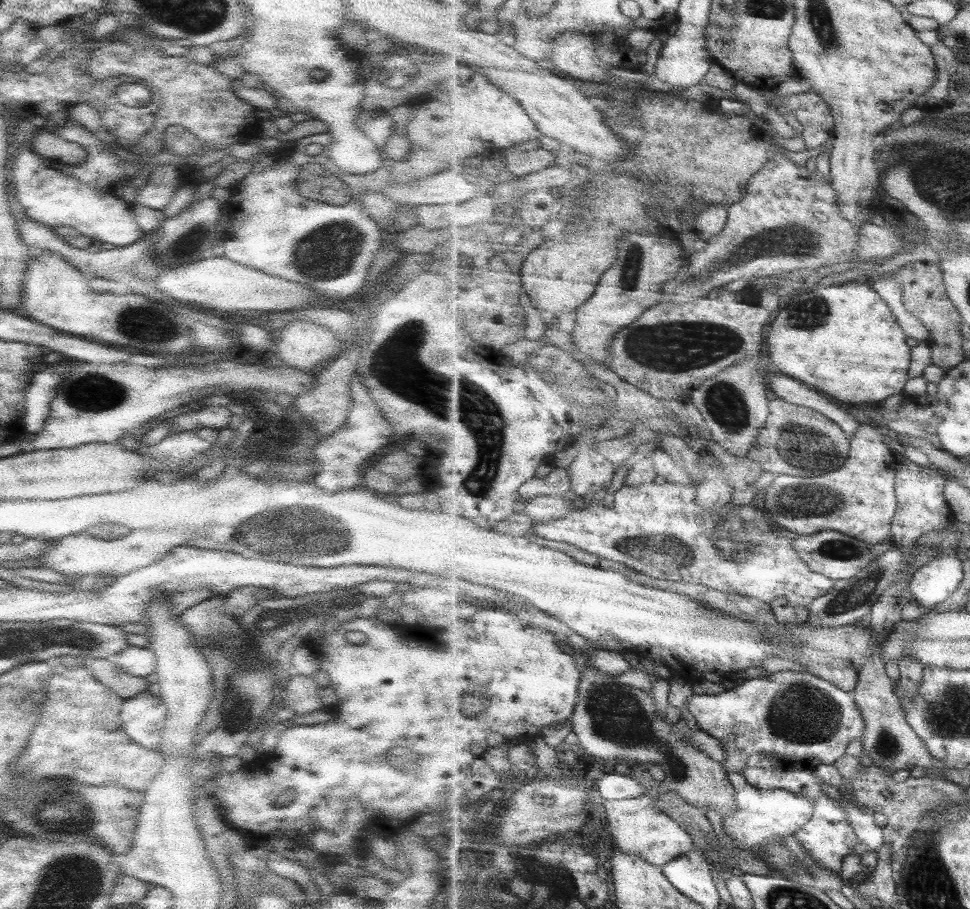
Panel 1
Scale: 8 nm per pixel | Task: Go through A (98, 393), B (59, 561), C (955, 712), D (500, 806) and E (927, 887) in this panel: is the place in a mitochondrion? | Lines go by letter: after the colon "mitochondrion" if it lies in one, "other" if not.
A: mitochondrion
B: other
C: mitochondrion
D: other
E: mitochondrion

